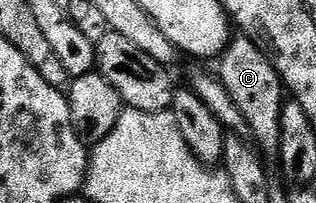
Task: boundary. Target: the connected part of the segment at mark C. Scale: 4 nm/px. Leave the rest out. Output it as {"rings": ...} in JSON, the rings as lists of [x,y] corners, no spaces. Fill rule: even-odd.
{"rings":[[[246,37],[232,38],[224,48],[223,54],[218,56],[218,63],[219,84],[223,86],[225,93],[229,93],[229,97],[233,97],[233,105],[237,105],[241,117],[245,117],[245,128],[248,132],[251,131],[252,137],[255,138],[254,146],[264,156],[278,156],[285,88],[277,69],[268,61],[266,53],[254,41]]]}

